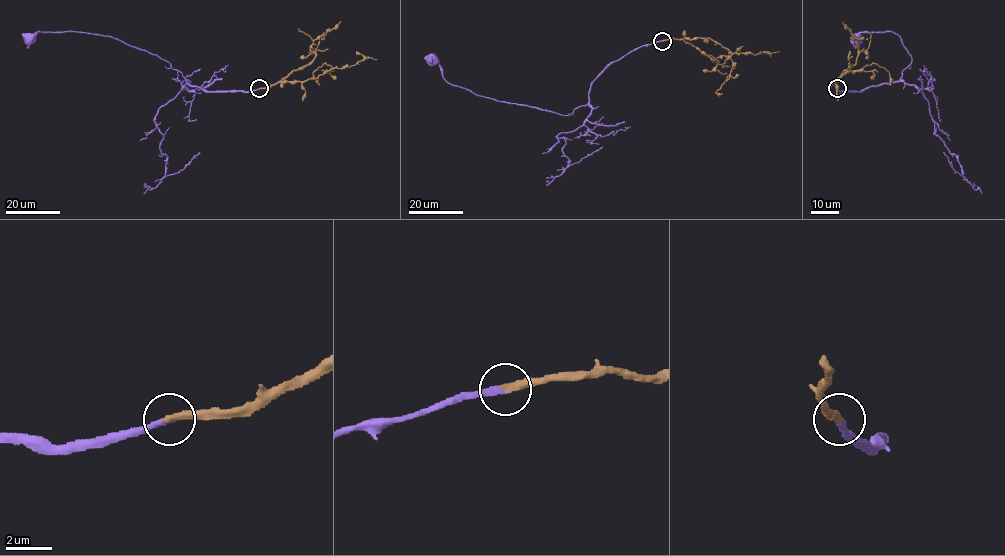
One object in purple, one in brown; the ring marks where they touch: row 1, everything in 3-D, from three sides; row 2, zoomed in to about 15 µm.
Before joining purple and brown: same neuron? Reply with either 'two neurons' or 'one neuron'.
one neuron

